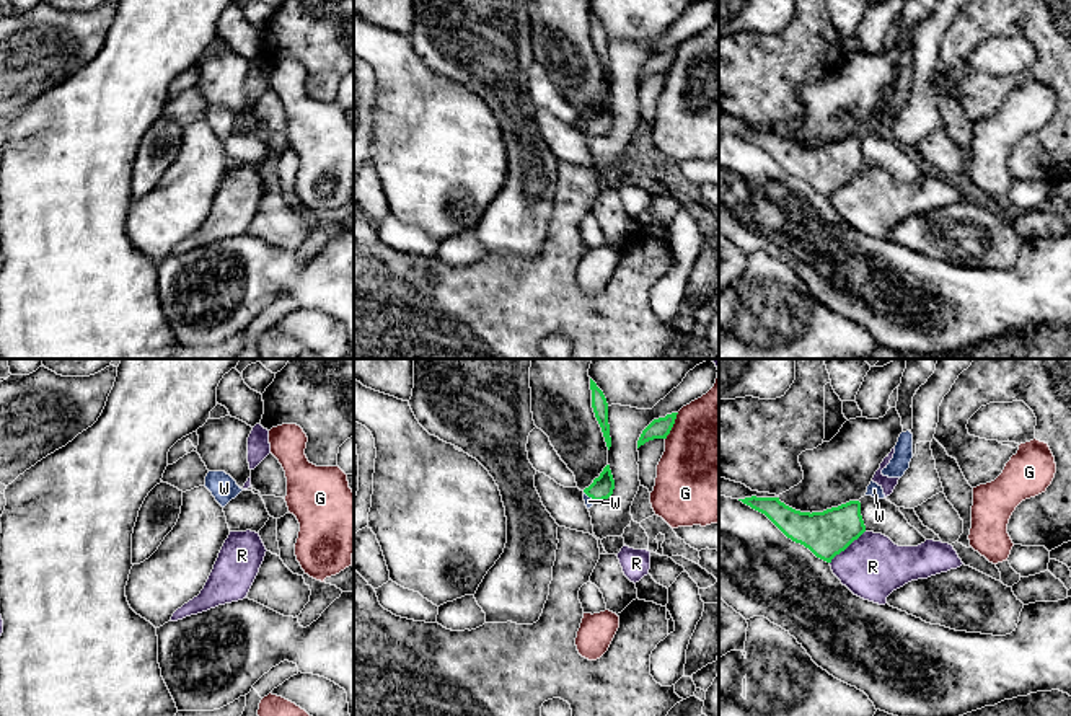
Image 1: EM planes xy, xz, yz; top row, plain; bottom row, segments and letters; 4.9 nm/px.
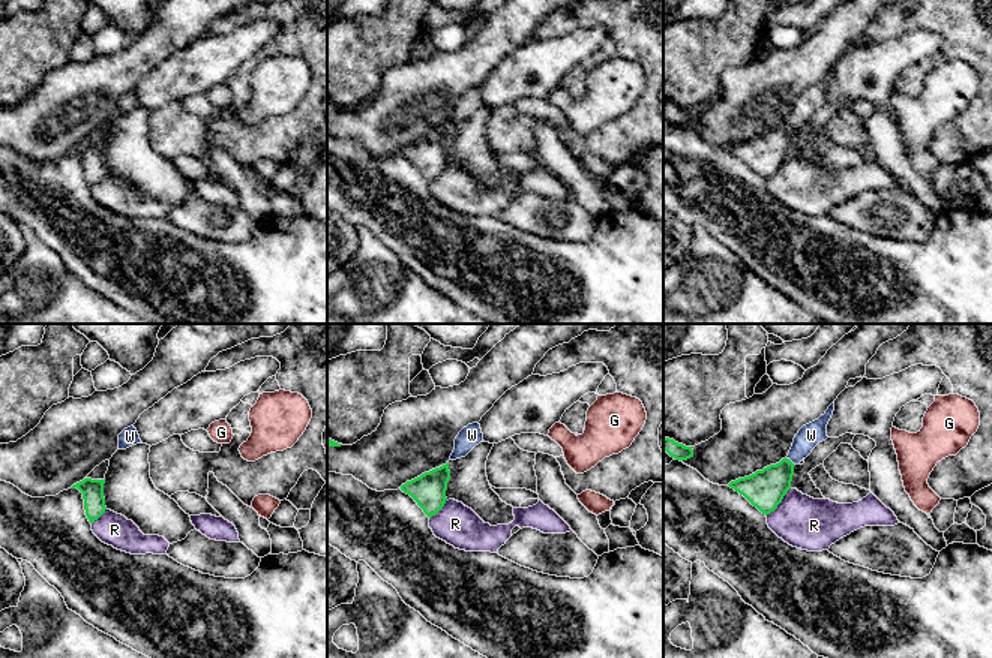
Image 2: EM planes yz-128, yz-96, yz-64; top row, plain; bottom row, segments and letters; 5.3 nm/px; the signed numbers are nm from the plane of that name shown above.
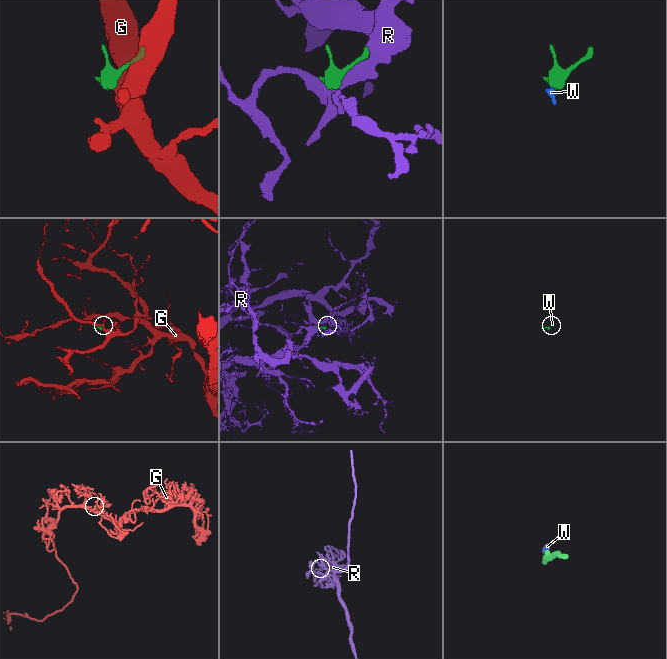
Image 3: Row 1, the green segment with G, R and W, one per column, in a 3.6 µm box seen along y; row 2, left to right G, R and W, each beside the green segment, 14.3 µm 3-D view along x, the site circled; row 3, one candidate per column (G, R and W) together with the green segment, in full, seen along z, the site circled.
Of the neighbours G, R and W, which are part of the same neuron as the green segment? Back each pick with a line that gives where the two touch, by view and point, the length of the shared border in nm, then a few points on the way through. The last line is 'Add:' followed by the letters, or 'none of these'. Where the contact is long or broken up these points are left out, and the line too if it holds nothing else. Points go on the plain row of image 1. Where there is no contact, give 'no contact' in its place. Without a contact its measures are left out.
W: xz (589, 131) | 80 nm | across xz (602, 123), (589, 131), (589, 136)
Add: W

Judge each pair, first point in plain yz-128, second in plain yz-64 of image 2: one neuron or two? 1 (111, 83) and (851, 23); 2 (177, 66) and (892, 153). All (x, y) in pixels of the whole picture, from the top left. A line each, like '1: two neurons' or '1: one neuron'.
1: one neuron
2: one neuron

